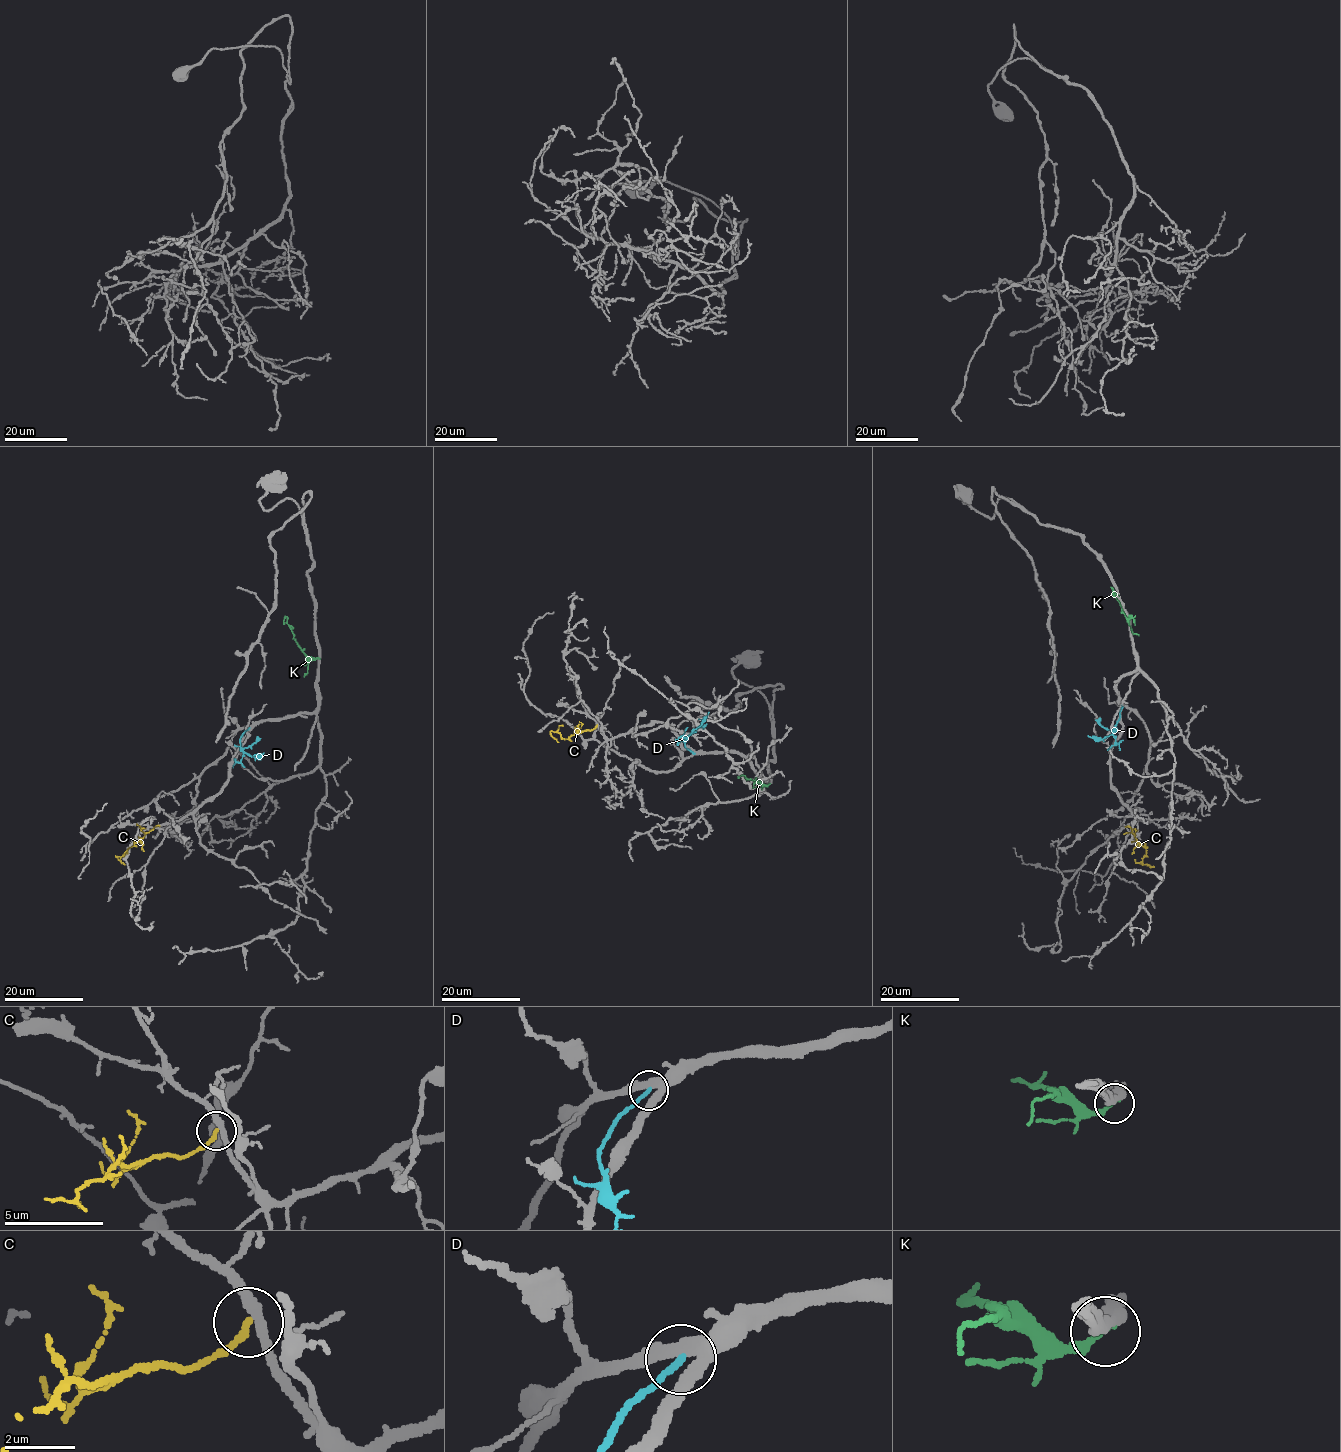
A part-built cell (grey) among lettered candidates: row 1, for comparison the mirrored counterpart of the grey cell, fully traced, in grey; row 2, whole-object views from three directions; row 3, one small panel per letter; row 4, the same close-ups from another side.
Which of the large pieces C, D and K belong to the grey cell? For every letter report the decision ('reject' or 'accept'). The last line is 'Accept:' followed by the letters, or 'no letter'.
C: reject
D: reject
K: reject
Accept: no letter

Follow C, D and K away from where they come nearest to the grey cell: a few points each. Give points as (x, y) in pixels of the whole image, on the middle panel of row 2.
C: (597, 725), (567, 739), (551, 731), (558, 742)
D: (695, 753), (684, 745), (685, 740), (709, 712)
K: (769, 783), (760, 784), (741, 774), (738, 776)

